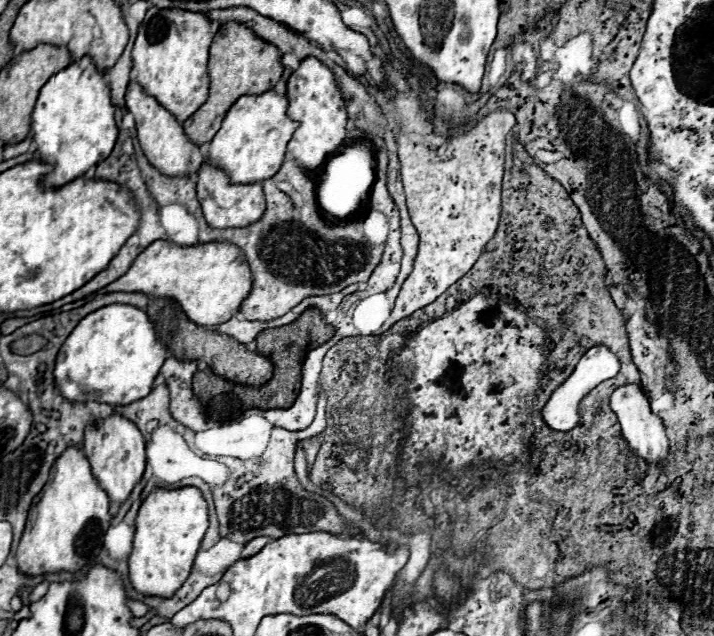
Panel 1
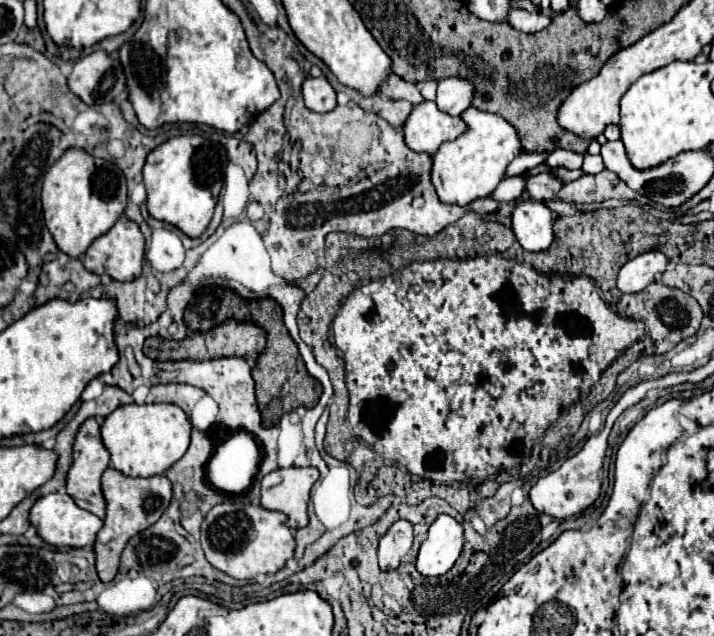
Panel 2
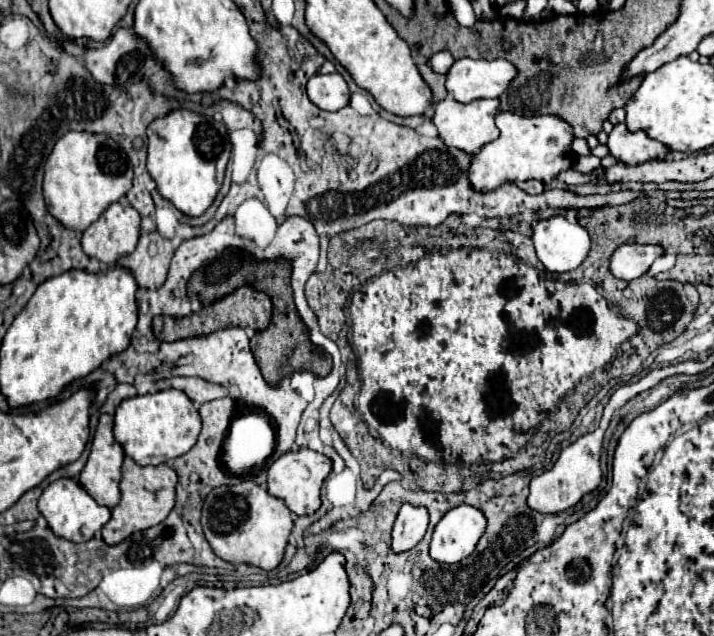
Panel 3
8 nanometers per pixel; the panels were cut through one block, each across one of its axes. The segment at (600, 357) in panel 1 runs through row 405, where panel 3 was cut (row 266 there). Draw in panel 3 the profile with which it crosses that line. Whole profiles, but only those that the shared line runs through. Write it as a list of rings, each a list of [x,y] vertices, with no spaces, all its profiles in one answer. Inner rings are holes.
[[[552,216],[532,226],[536,254],[550,272],[576,270],[588,256],[590,234],[566,216]]]

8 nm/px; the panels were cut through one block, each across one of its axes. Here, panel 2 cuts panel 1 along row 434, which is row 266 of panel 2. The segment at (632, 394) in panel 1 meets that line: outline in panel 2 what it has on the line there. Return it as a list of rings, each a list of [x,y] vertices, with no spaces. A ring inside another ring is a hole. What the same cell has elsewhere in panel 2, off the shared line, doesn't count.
[[[658,250],[636,256],[626,262],[618,272],[618,290],[624,294],[636,294],[652,284],[666,270],[666,256]]]

